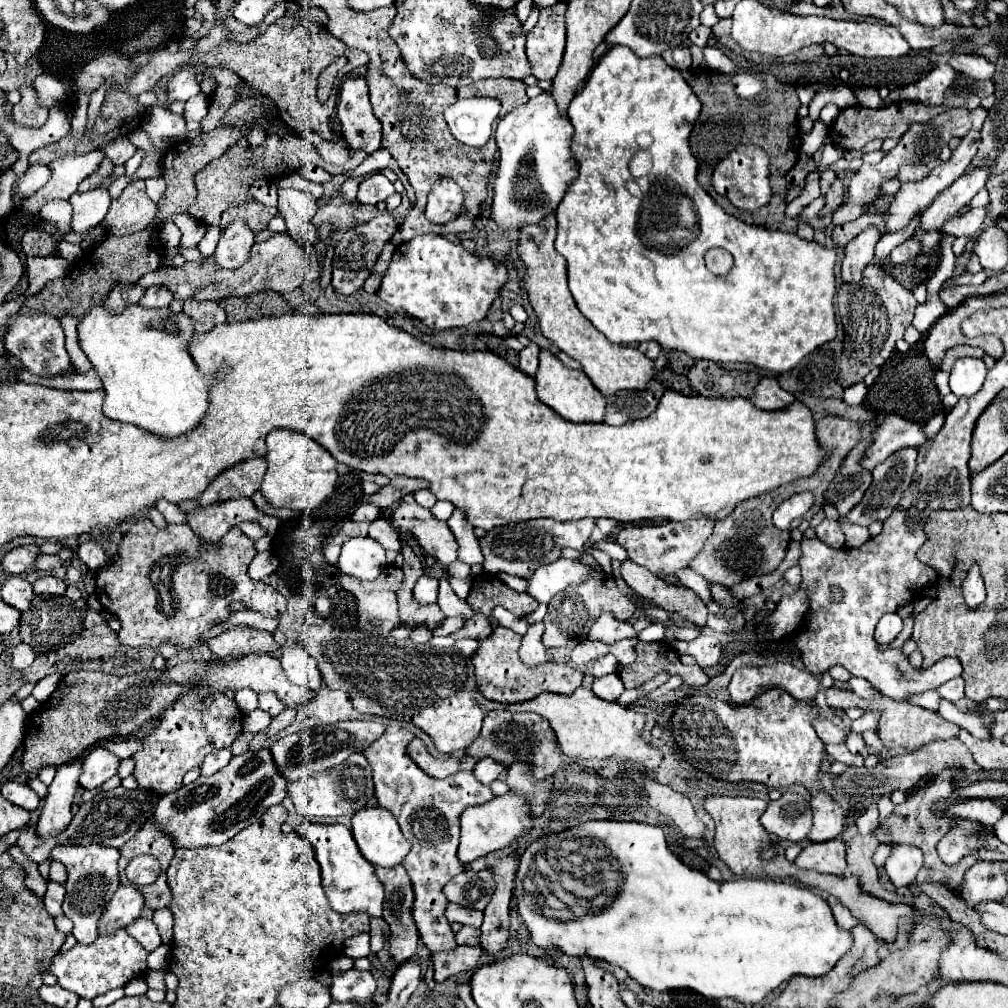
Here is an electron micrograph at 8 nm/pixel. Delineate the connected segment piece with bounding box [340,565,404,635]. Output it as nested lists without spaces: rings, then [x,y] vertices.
[[[386,565],[382,573],[368,583],[362,583],[354,577],[340,577],[342,587],[356,597],[358,603],[358,629],[366,633],[376,633],[376,635],[388,635],[394,627],[400,625],[398,617],[398,605],[396,605],[396,591],[402,583],[402,569],[396,565]]]

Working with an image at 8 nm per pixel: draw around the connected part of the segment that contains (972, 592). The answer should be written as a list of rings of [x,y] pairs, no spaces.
[[[978,565],[970,569],[964,585],[962,585],[962,591],[964,591],[964,597],[966,597],[966,605],[970,609],[978,609],[982,603],[984,603],[984,597],[986,597],[986,589],[984,589],[984,581],[978,573]]]

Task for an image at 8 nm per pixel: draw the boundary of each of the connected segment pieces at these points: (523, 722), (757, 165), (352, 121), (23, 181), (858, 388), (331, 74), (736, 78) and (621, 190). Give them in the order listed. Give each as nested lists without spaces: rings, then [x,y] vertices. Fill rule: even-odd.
[[[488,711],[480,737],[466,749],[466,755],[472,757],[492,757],[496,761],[504,761],[512,765],[516,759],[526,759],[534,761],[534,777],[536,779],[546,779],[554,775],[554,771],[562,763],[562,753],[556,747],[554,733],[540,715],[536,713],[510,713],[510,711]]]
[[[738,145],[728,157],[724,157],[719,161],[713,169],[712,185],[714,189],[724,195],[734,207],[742,209],[742,211],[754,211],[764,207],[770,197],[772,197],[772,189],[770,189],[770,157],[764,149],[756,147],[756,145]]]
[[[348,77],[342,81],[338,119],[342,123],[342,135],[352,149],[368,155],[380,149],[382,125],[376,117],[372,117],[366,79]]]
[[[30,165],[28,171],[14,183],[18,197],[22,199],[30,197],[32,193],[36,193],[40,187],[48,183],[48,177],[50,177],[50,169],[46,165]]]
[[[860,381],[850,387],[844,389],[843,400],[849,405],[858,405],[861,404],[866,397],[868,392],[863,381]]]
[[[339,57],[335,59],[319,76],[318,85],[318,99],[320,101],[326,101],[330,91],[332,91],[332,85],[334,85],[334,79],[337,78],[337,74],[341,68],[347,63],[347,58]]]
[[[748,73],[746,75],[732,75],[730,83],[734,85],[736,95],[744,97],[744,99],[752,99],[754,95],[758,95],[764,89],[762,81],[758,77],[754,77],[754,75],[748,75]]]
[[[612,47],[602,59],[600,63],[592,69],[588,81],[584,83],[582,91],[576,93],[576,97],[572,99],[570,107],[568,107],[568,115],[570,121],[574,125],[574,143],[572,143],[572,153],[574,157],[578,157],[578,177],[576,183],[572,183],[564,195],[564,201],[560,203],[560,209],[556,211],[556,219],[558,219],[558,235],[556,235],[556,251],[568,261],[568,287],[574,295],[574,301],[578,305],[578,309],[582,311],[582,315],[586,319],[590,319],[590,323],[602,333],[606,335],[608,341],[618,343],[618,345],[628,345],[628,343],[642,343],[642,341],[656,341],[660,343],[660,347],[664,349],[666,355],[670,355],[672,351],[680,351],[686,353],[694,359],[708,359],[714,363],[752,363],[756,367],[774,371],[774,373],[784,373],[788,369],[792,369],[792,365],[798,365],[808,353],[812,353],[814,349],[818,349],[820,345],[832,341],[836,337],[836,319],[834,319],[834,261],[836,261],[836,251],[818,245],[816,241],[806,241],[796,237],[794,233],[784,233],[784,231],[770,231],[764,227],[756,227],[756,225],[746,225],[740,219],[726,215],[722,211],[722,207],[716,205],[716,201],[698,185],[696,181],[696,173],[698,173],[698,161],[690,151],[690,131],[700,115],[700,99],[694,95],[692,87],[686,83],[684,75],[670,67],[662,55],[652,55],[652,57],[638,57],[636,53],[632,53],[630,49],[624,47]],[[640,133],[648,133],[652,137],[652,143],[648,147],[648,151],[652,153],[652,169],[646,177],[636,179],[640,189],[644,191],[642,199],[632,197],[624,183],[626,179],[634,179],[630,173],[630,157],[634,155],[634,151],[638,149],[636,137]],[[686,237],[684,243],[680,243],[682,247],[678,249],[678,241]],[[710,247],[722,247],[726,249],[732,257],[734,257],[734,265],[730,269],[728,275],[714,275],[712,271],[706,269],[704,265],[704,253]]]

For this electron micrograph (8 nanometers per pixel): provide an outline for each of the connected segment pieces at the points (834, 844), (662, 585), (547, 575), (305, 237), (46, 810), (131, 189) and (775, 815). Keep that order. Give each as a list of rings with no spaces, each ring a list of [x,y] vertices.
[[[836,837],[824,843],[810,843],[802,849],[802,853],[796,857],[794,863],[802,869],[816,869],[822,873],[842,875],[846,869],[844,841]]]
[[[630,559],[622,563],[622,579],[644,601],[664,611],[678,613],[682,619],[690,623],[696,623],[696,625],[706,623],[706,617],[708,617],[706,603],[702,603],[694,591],[682,585],[666,583],[664,579],[656,577],[654,573],[636,565]]]
[[[558,559],[536,569],[534,577],[528,579],[528,593],[538,603],[550,603],[554,595],[558,595],[566,587],[578,587],[582,581],[590,577],[590,573],[592,567],[582,561]]]
[[[280,189],[278,197],[278,213],[286,219],[288,235],[294,237],[302,249],[312,251],[320,241],[318,229],[312,225],[312,217],[318,211],[316,199],[298,189]]]
[[[78,759],[56,771],[56,777],[54,777],[52,785],[48,787],[50,793],[44,801],[40,821],[36,825],[38,837],[44,837],[44,839],[54,837],[70,825],[70,821],[72,821],[70,805],[72,805],[74,791],[78,789],[80,769],[82,769],[82,761]]]
[[[134,181],[118,199],[112,199],[110,211],[100,225],[108,235],[130,235],[146,229],[152,223],[156,209],[156,203],[146,195],[144,181]]]
[[[784,793],[780,799],[768,803],[760,823],[768,833],[784,841],[802,843],[812,829],[812,809],[802,795]]]

